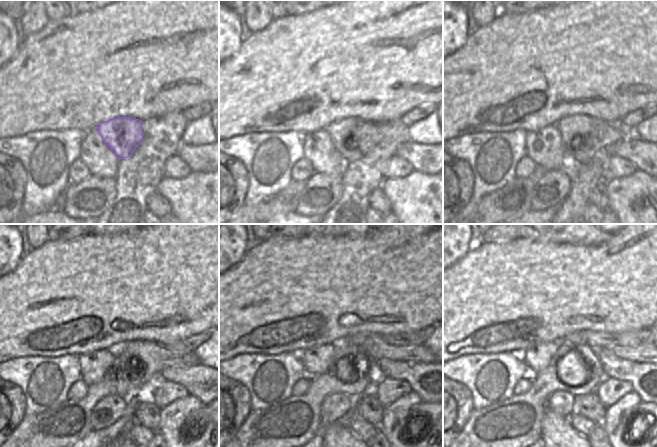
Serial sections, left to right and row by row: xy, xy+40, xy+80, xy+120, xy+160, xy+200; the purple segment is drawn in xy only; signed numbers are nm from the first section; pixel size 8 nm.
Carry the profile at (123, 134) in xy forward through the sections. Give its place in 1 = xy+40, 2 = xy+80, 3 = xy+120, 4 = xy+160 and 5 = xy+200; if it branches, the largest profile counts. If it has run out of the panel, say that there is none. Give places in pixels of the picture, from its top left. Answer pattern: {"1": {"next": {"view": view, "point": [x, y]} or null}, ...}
{"1": {"next": {"view": "xy+40", "point": [353, 138]}}, "2": {"next": {"view": "xy+80", "point": [582, 136]}}, "3": {"next": {"view": "xy+120", "point": [151, 358]}}, "4": {"next": {"view": "xy+160", "point": [409, 353]}}, "5": {"next": {"view": "xy+200", "point": [645, 353]}}}

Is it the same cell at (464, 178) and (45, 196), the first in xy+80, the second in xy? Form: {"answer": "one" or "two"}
{"answer": "two"}

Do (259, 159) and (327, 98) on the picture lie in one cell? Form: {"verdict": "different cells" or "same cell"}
{"verdict": "different cells"}

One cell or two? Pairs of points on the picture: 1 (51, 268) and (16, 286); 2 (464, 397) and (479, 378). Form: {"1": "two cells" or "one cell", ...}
{"1": "one cell", "2": "two cells"}

